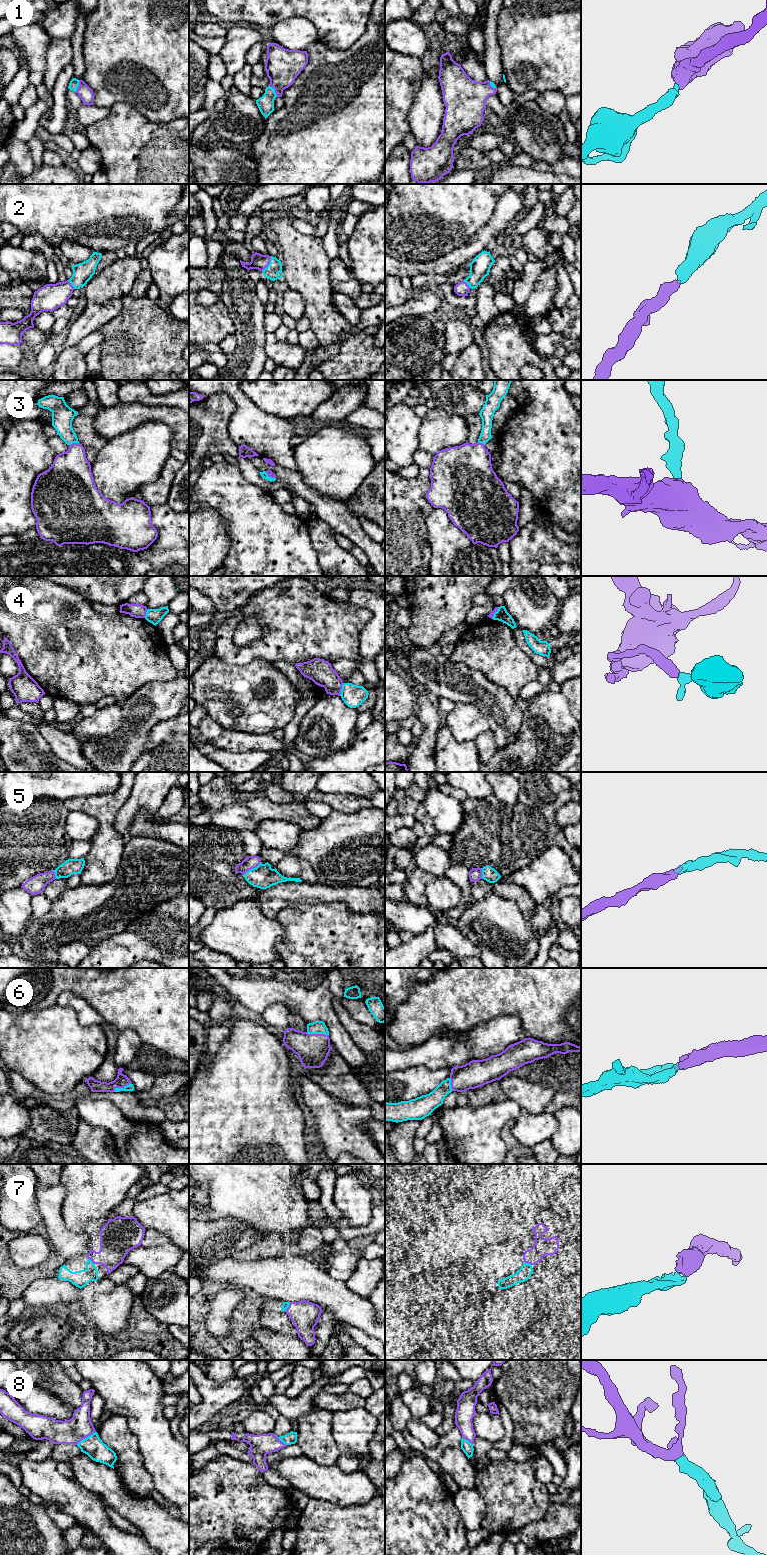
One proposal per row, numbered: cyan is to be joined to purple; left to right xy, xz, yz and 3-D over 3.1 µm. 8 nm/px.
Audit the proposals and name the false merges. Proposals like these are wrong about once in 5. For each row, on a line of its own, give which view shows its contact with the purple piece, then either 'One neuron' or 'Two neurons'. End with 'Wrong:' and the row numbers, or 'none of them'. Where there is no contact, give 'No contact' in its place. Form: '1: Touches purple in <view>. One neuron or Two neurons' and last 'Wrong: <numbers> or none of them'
1: Touches purple in xz. One neuron
2: Touches purple in xz. One neuron
3: Touches purple in xy. One neuron
4: Touches purple in xz. Two neurons
5: Touches purple in xz. One neuron
6: Touches purple in xz. One neuron
7: Touches purple in yz. One neuron
8: Touches purple in xy. One neuron
Wrong: 4

